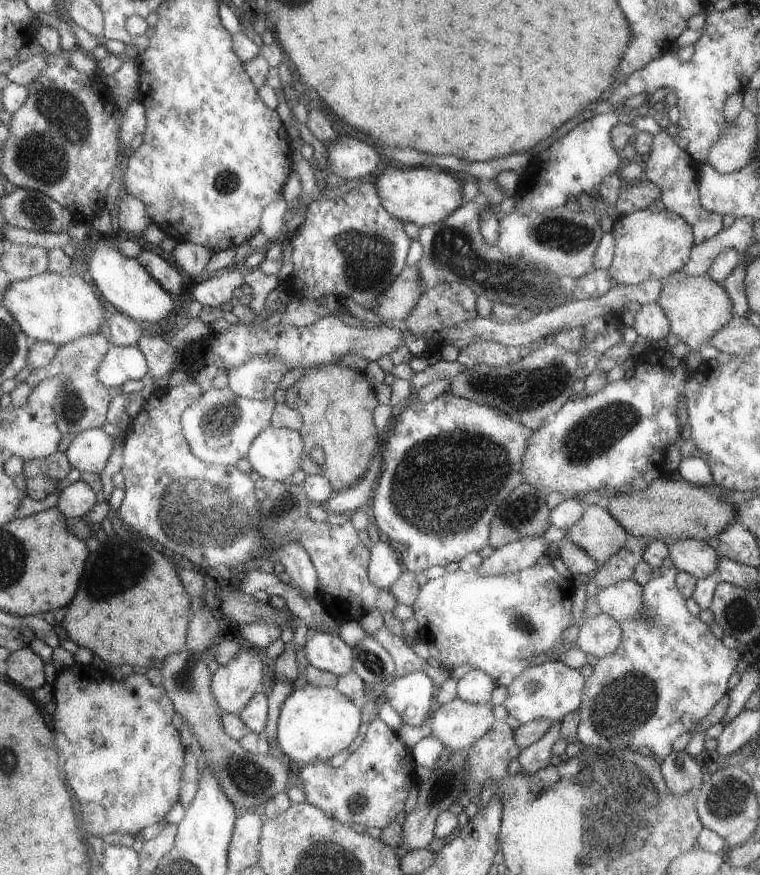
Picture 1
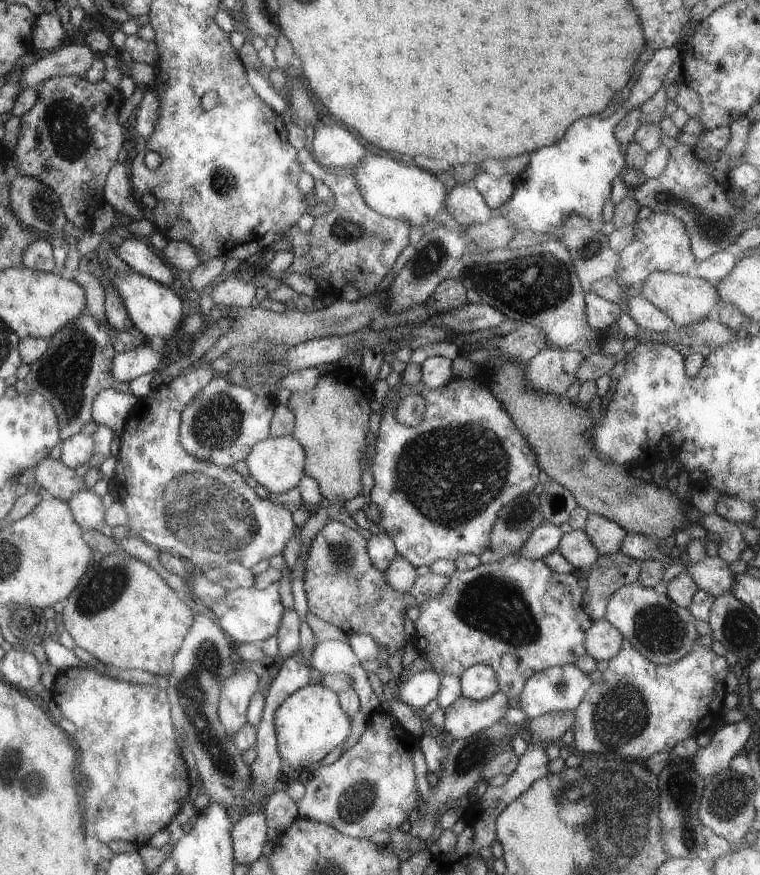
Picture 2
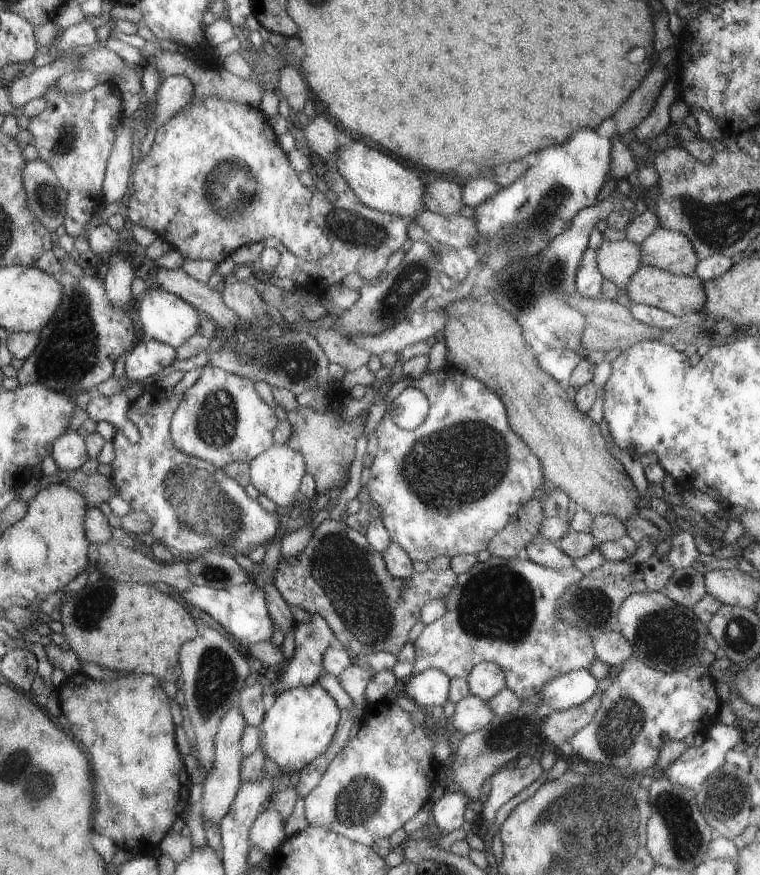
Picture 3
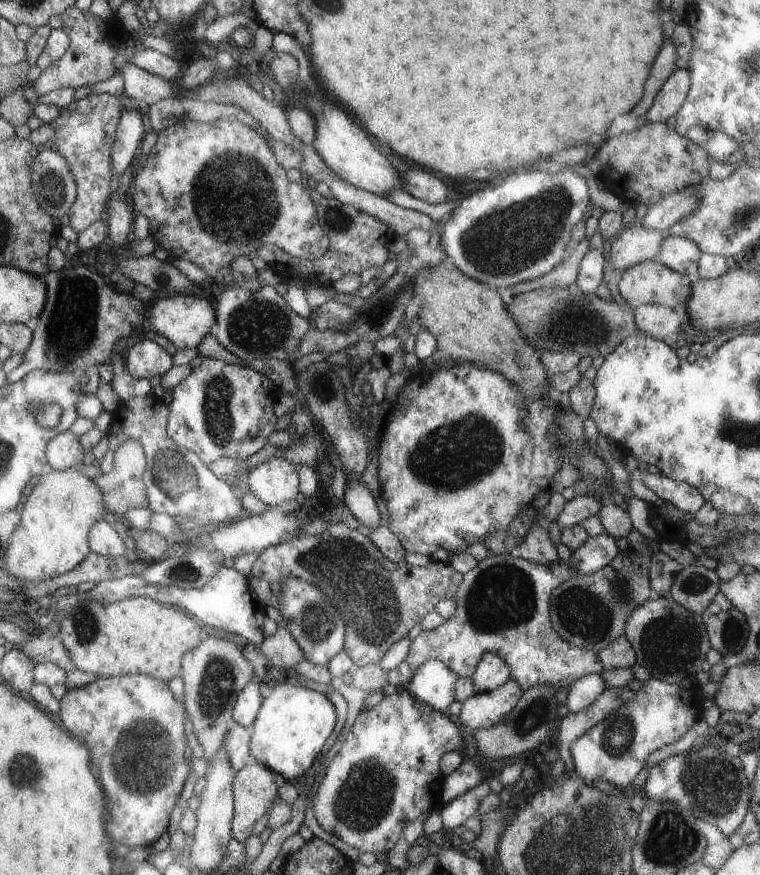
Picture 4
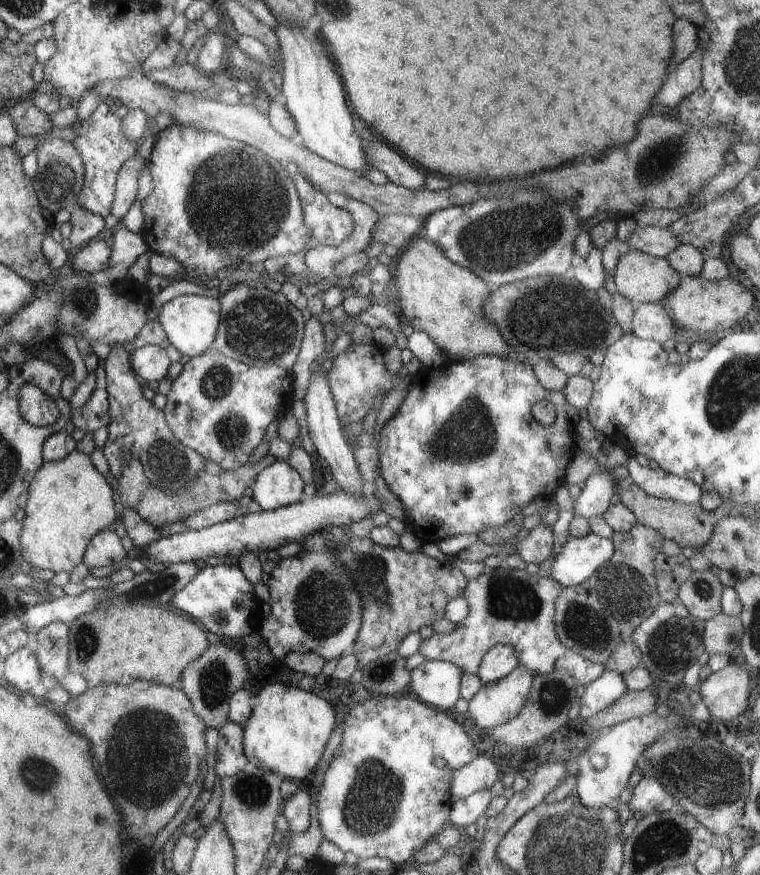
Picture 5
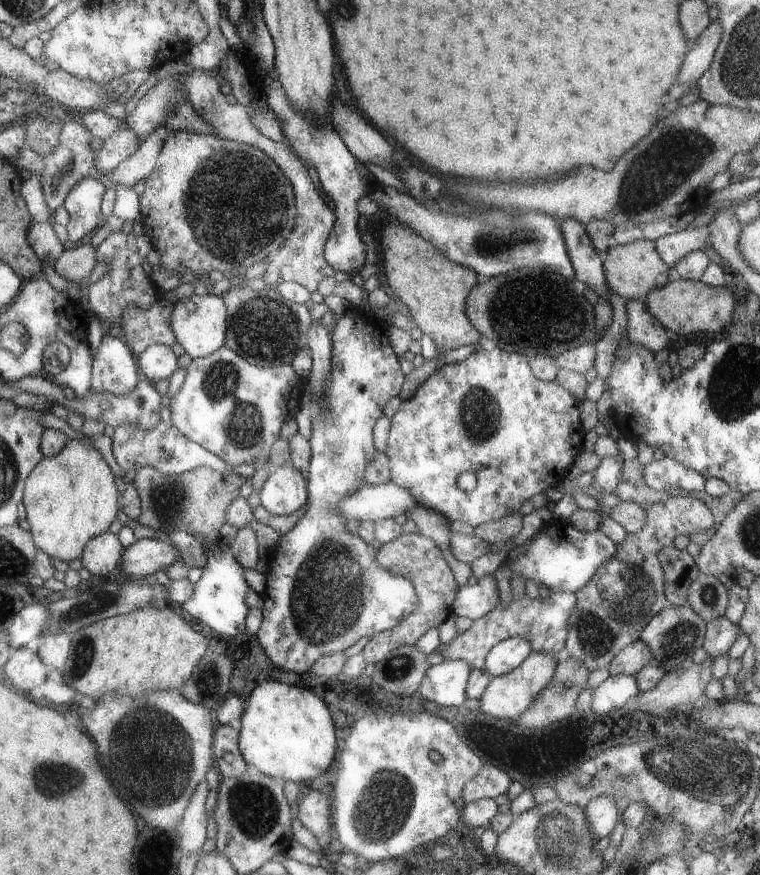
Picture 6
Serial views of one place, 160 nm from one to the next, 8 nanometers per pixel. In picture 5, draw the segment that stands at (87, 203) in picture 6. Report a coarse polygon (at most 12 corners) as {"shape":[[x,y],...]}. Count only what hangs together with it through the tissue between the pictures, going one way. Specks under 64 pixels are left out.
{"shape":[[73,204],[69,209],[70,244],[81,248],[104,218]]}

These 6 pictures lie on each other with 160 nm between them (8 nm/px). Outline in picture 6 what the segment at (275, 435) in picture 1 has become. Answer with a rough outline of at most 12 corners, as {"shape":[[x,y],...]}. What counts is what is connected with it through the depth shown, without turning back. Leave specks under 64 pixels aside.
{"shape":[[291,464],[272,468],[259,505],[291,514],[307,500],[306,481]]}

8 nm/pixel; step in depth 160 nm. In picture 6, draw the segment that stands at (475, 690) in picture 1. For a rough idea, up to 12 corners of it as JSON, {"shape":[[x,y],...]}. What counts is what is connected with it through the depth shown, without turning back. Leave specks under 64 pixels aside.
{"shape":[[523,637],[491,647],[482,669],[492,678],[519,666],[531,652]]}

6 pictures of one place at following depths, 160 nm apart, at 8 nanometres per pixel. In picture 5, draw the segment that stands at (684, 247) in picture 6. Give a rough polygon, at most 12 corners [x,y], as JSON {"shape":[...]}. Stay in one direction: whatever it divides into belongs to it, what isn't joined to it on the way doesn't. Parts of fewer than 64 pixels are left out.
{"shape":[[638,226],[629,249],[665,259],[680,242],[665,227]]}

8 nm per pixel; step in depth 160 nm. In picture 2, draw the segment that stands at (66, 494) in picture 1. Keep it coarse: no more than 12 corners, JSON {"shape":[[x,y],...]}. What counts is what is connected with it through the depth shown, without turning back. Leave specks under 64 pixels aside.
{"shape":[[83,488],[66,501],[82,529],[99,531],[104,525],[106,499]]}

